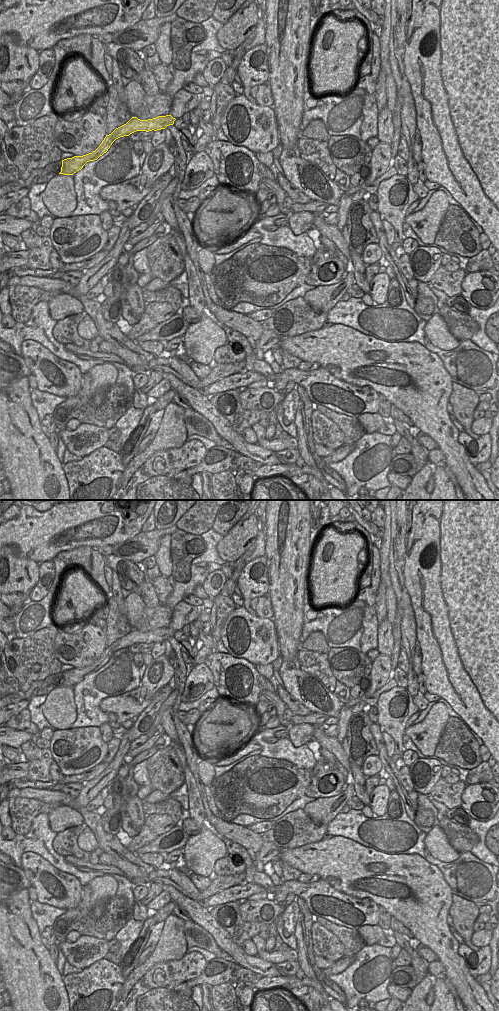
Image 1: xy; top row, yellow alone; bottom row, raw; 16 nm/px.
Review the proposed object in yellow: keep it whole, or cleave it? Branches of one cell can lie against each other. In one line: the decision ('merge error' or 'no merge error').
no merge error

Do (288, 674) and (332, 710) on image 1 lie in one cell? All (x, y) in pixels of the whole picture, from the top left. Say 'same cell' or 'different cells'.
same cell

